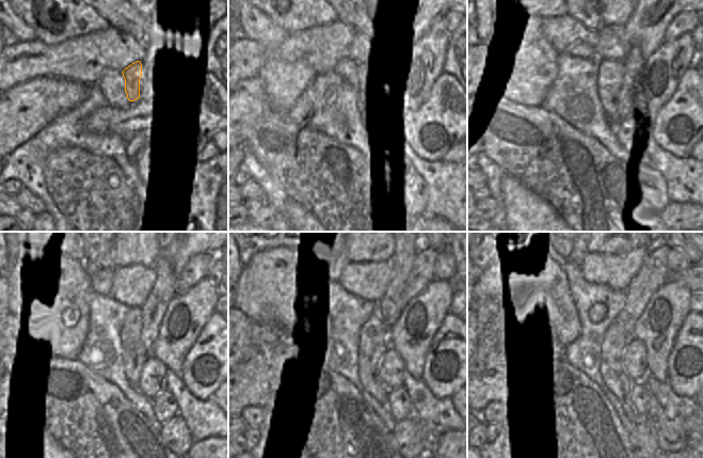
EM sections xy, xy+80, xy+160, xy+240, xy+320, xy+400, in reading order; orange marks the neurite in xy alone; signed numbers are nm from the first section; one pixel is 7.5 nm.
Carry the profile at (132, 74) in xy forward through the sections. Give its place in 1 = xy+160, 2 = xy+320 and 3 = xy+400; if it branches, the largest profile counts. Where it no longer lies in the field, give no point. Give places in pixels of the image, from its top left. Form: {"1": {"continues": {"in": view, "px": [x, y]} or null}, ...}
{"1": {"continues": {"in": "xy+160", "px": [610, 73]}}, "2": {"continues": {"in": "xy+320", "px": [373, 344]}}, "3": {"continues": {"in": "xy+400", "px": [616, 340]}}}

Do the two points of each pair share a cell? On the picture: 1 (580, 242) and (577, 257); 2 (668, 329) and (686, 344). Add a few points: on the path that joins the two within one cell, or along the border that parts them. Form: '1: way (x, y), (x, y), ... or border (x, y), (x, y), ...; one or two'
1: way (580, 246), (578, 254); one
2: border (688, 314), (675, 337), (669, 360); two

